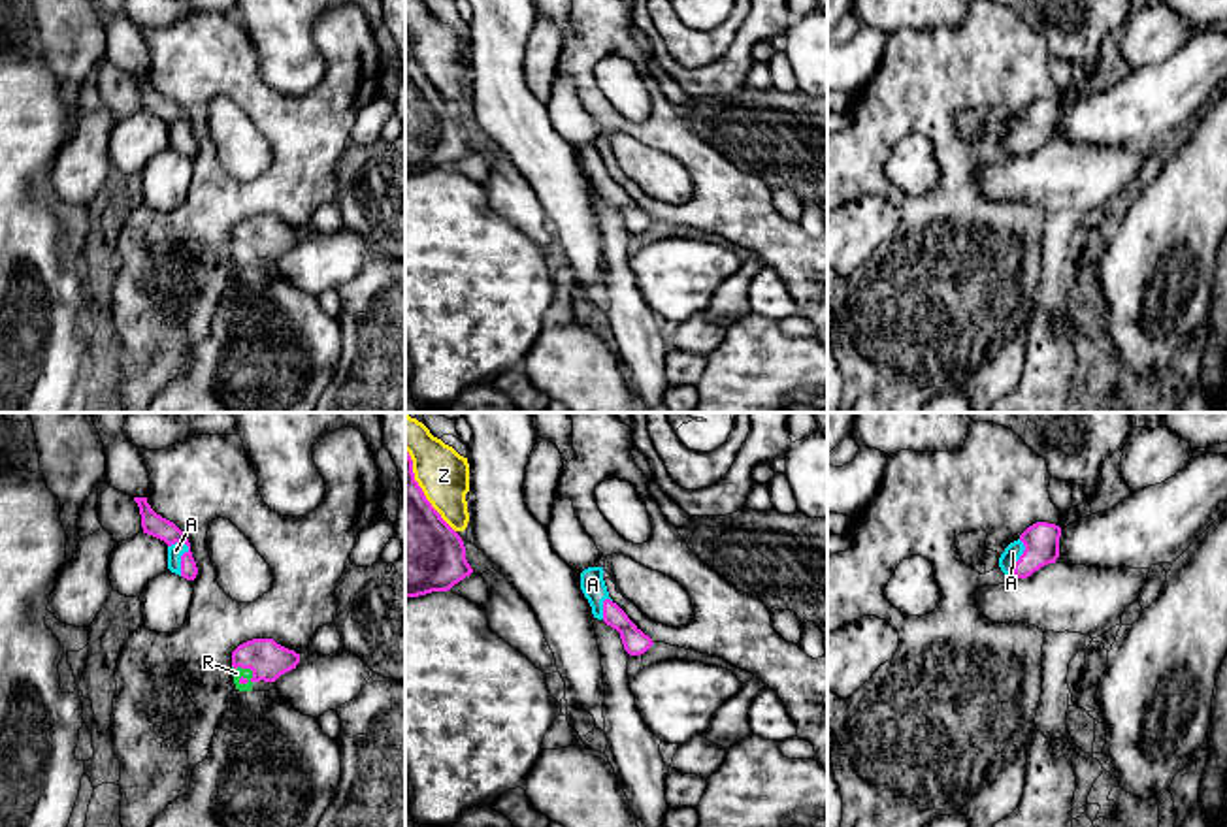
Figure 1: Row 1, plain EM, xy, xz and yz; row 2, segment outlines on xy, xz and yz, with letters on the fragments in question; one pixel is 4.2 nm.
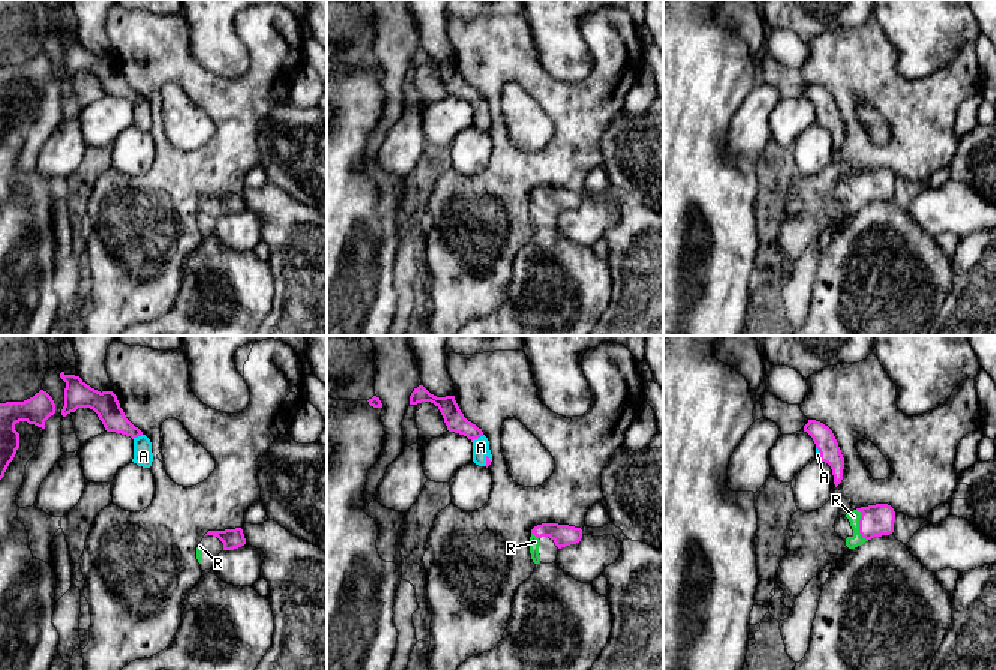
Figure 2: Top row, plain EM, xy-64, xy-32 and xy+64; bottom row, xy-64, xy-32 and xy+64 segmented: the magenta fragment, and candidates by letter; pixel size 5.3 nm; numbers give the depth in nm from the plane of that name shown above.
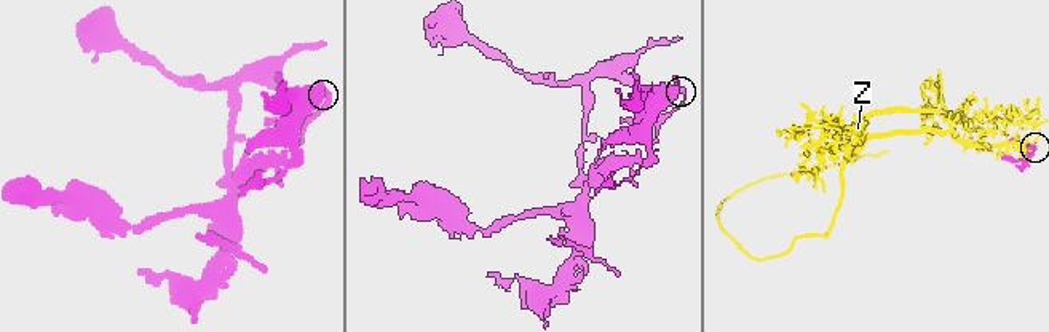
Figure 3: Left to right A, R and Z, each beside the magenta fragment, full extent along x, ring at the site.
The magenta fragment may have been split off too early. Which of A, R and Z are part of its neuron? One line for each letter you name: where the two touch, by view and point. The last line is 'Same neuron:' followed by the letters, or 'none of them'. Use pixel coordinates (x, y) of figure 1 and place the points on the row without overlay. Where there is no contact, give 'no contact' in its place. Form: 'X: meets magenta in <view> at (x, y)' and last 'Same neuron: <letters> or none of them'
A: meets magenta in xy at (181, 134)
R: meets magenta in xy at (247, 245)
Same neuron: A, R

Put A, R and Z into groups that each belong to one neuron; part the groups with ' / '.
A R / Z

